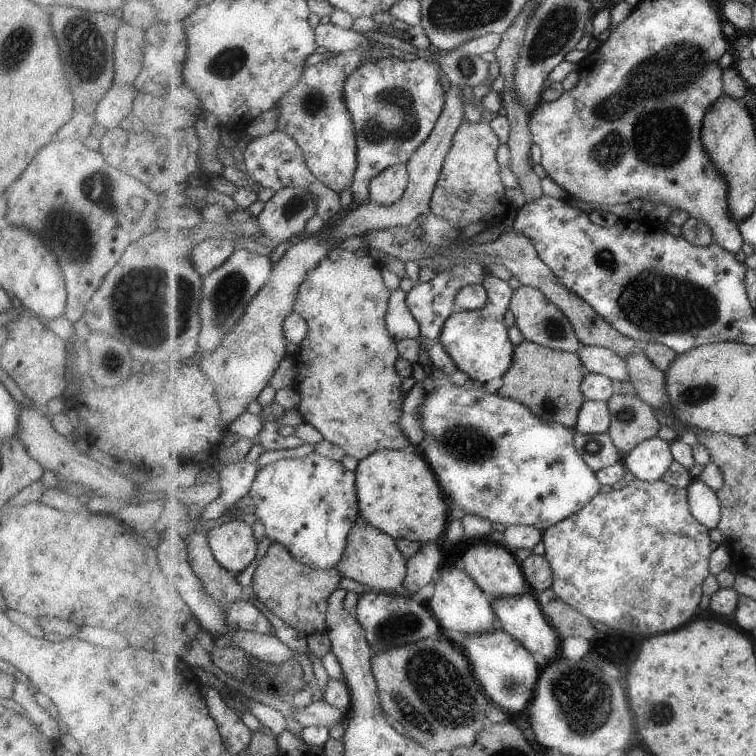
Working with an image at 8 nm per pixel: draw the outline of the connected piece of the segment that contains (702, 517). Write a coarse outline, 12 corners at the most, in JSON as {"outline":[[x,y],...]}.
{"outline":[[699,478],[687,490],[693,516],[718,528],[718,491]]}

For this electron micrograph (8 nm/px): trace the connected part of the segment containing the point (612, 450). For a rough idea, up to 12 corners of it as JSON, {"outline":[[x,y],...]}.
{"outline":[[576,432],[595,472],[624,459],[609,433]]}

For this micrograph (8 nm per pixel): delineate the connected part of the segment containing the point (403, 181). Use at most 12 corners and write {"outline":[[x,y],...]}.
{"outline":[[407,164],[373,178],[369,198],[393,206],[406,193]]}

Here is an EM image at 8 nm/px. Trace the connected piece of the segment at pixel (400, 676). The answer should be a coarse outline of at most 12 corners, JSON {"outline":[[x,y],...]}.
{"outline":[[443,634],[374,654],[384,712],[432,753],[492,702]]}

